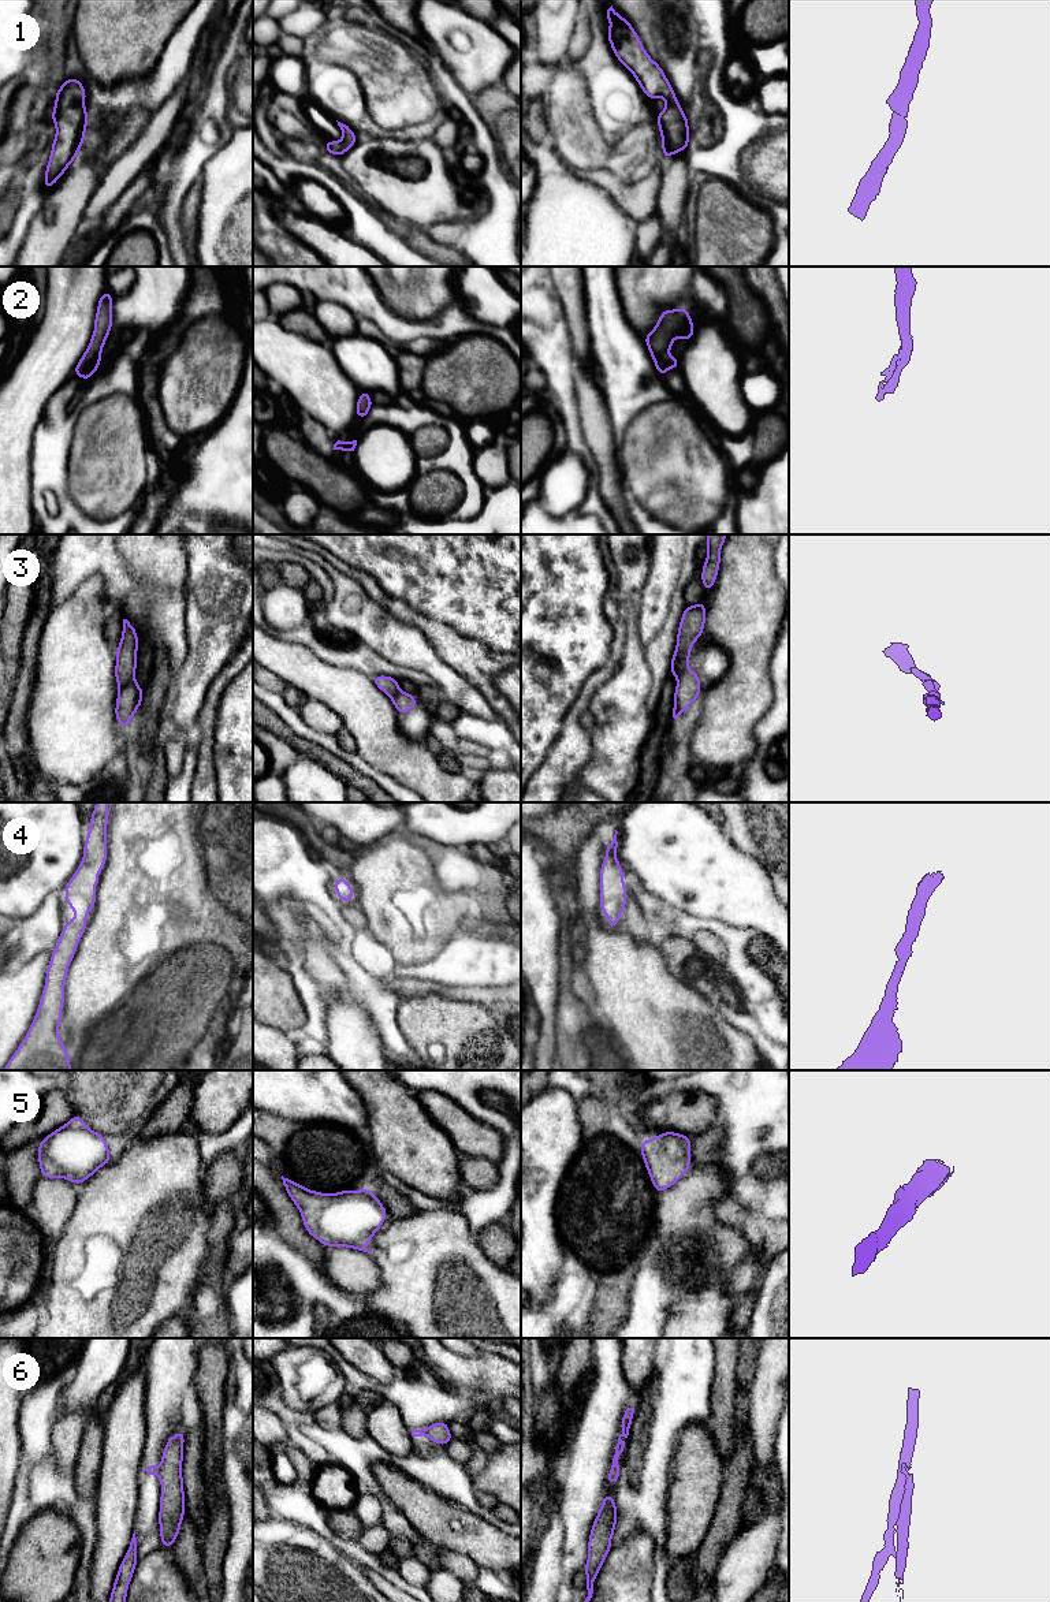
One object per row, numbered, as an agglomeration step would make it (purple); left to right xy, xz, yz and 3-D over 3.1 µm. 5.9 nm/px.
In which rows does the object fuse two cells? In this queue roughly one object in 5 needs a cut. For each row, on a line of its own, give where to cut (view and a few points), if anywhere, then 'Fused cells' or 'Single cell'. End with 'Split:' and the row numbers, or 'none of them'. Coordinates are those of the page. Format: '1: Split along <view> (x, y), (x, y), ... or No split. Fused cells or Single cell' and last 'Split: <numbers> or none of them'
1: No split. Single cell
2: No split. Single cell
3: Split along xy (134, 677), (119, 690). Fused cells
4: No split. Single cell
5: No split. Single cell
6: Split along xz (425, 1429), (427, 1434). Fused cells
Split: 3, 6

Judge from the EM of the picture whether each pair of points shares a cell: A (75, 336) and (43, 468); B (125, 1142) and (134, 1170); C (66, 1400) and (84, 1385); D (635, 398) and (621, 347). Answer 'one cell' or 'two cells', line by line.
A: two cells
B: two cells
C: one cell
D: one cell

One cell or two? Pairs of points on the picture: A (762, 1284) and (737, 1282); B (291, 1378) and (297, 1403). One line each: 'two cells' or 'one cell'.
A: two cells
B: one cell

